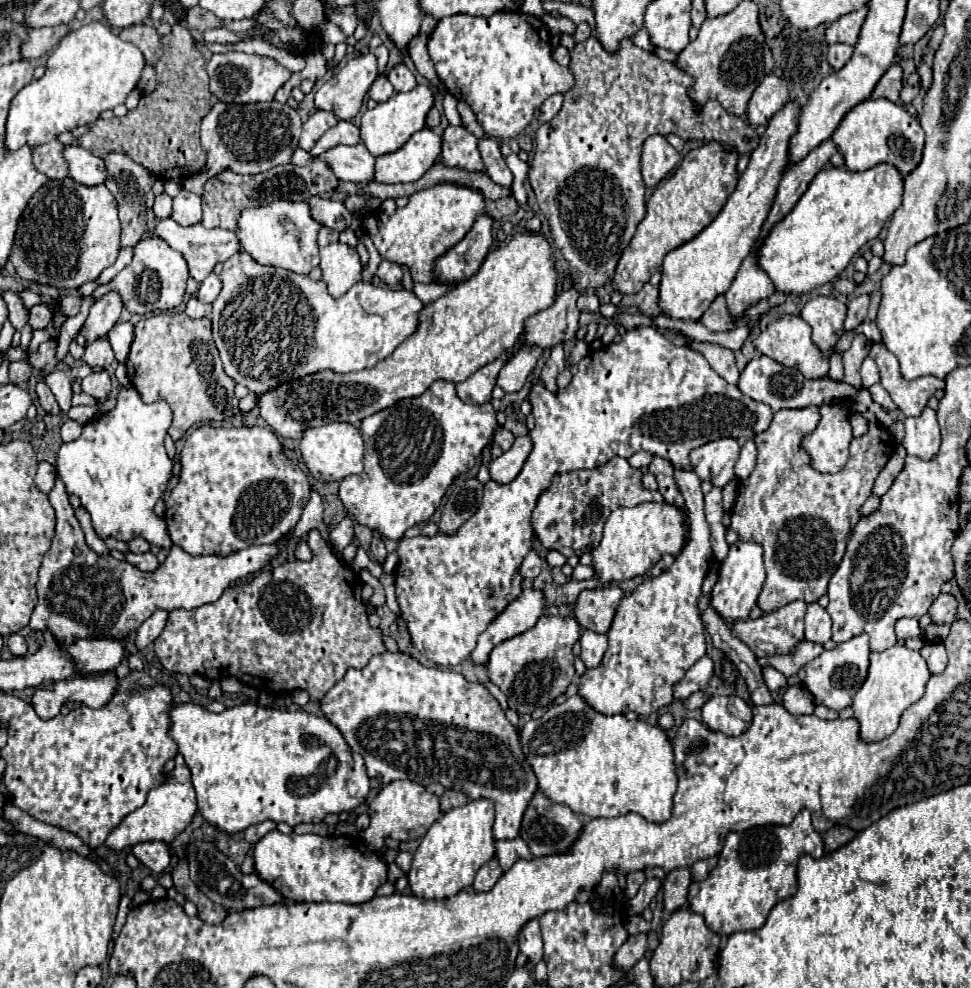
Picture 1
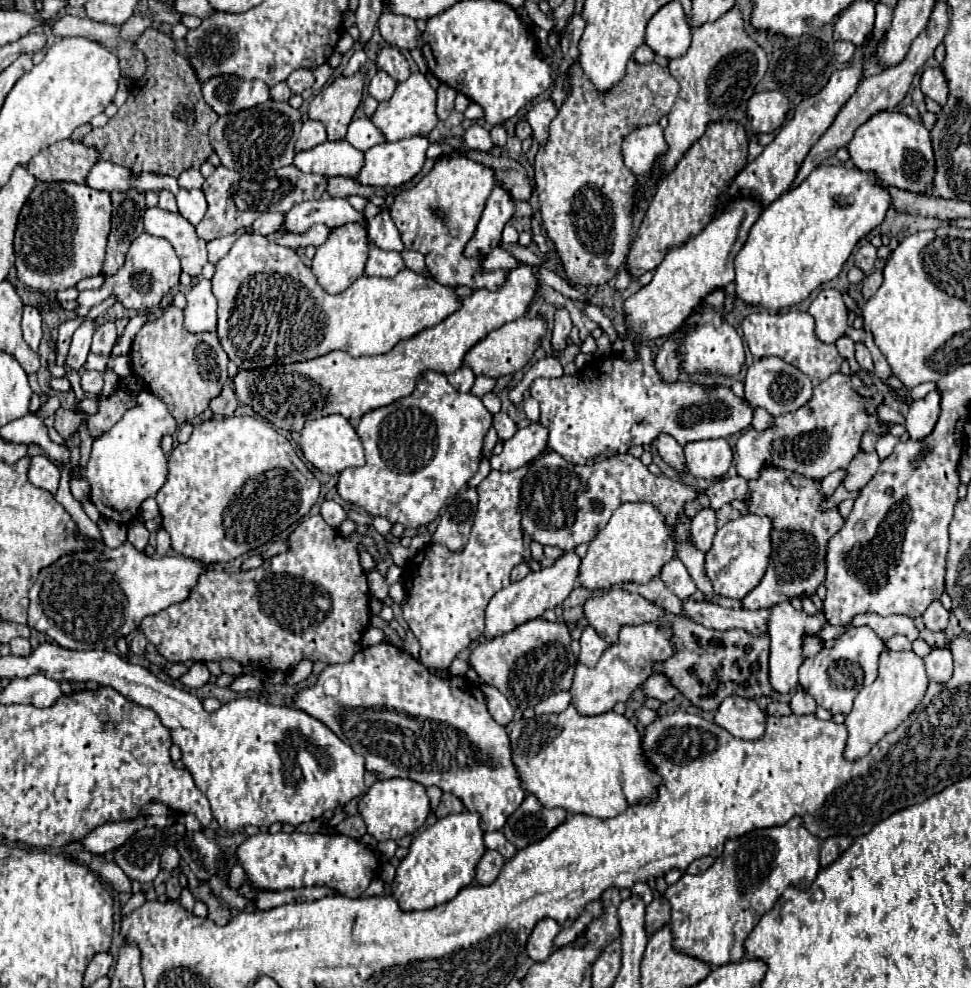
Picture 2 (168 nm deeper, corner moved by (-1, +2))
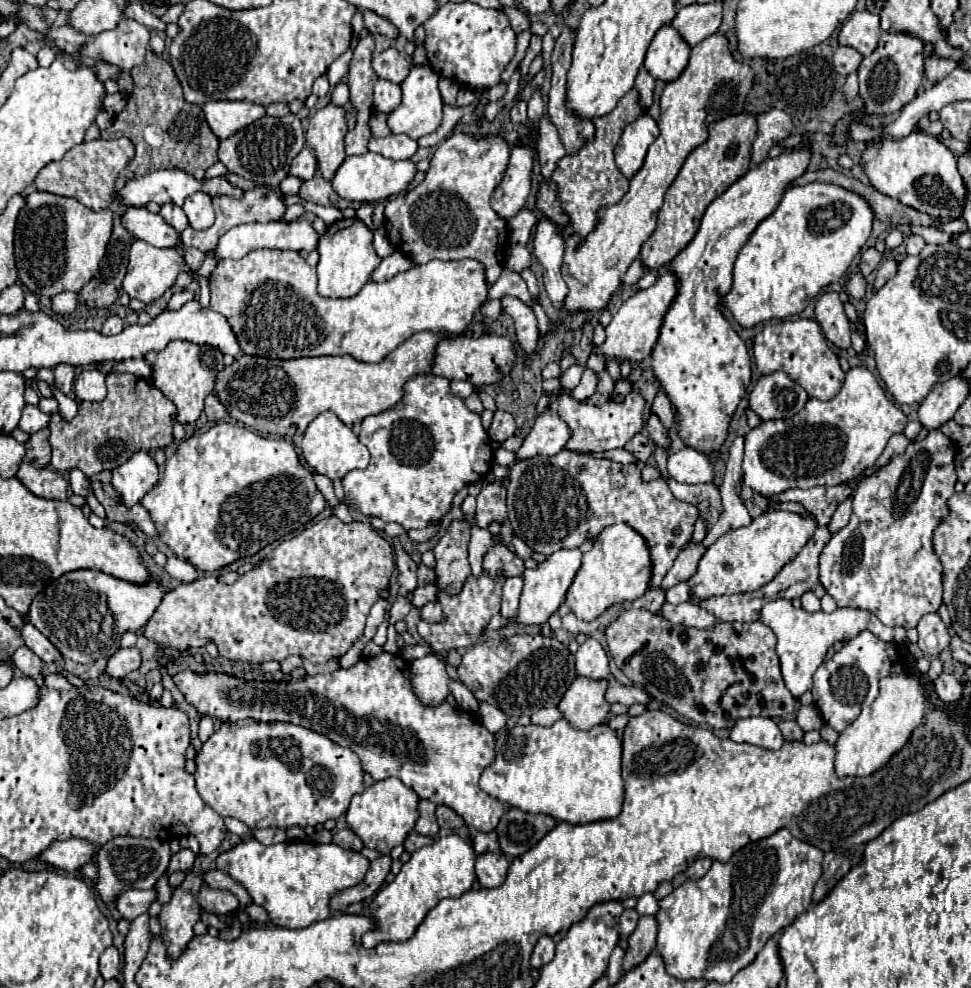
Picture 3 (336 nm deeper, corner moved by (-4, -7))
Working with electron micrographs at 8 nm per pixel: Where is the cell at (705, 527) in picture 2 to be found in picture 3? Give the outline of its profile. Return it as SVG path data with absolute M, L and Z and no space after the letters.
M692 542L688 544L680 554L678 558L674 560L674 566L668 570L668 574L664 576L662 580L662 588L668 590L670 586L678 584L678 582L686 582L690 576L696 574L696 568L698 568L698 562L700 558L704 556L706 552L706 546L702 542Z

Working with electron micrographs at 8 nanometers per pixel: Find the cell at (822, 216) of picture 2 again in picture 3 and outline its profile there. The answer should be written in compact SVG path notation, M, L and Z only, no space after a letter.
M824 182L790 186L784 192L776 212L762 220L748 242L742 246L734 262L734 284L730 294L724 296L724 306L732 312L736 322L746 328L772 318L788 318L800 314L808 306L810 298L814 298L822 288L840 280L840 276L852 264L854 256L866 244L872 232L872 222L874 212L870 204L856 192Z

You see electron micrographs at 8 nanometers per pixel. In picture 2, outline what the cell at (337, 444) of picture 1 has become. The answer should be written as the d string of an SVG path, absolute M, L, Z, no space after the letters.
M325 415L321 419L307 421L301 431L301 451L309 463L327 475L341 473L347 467L361 467L365 463L363 445L351 423L343 415Z

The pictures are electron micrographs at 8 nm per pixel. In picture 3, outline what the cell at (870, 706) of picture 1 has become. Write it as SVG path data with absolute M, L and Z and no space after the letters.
M900 672L894 676L886 676L880 680L880 694L872 706L866 706L860 716L840 732L836 740L836 774L842 776L870 776L878 768L882 768L892 752L898 752L912 730L920 724L920 720L930 708L930 700L924 692L924 684L914 672Z

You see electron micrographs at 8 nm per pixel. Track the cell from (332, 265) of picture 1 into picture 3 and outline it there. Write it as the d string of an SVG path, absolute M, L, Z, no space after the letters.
M342 218L328 226L328 232L318 242L318 294L324 298L352 298L370 280L372 272L380 264L380 258L372 246L372 230L358 218Z

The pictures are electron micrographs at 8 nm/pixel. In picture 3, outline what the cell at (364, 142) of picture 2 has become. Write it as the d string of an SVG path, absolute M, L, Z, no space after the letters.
M388 134L384 138L370 136L368 150L376 152L376 154L382 154L386 158L392 158L392 160L406 160L406 158L414 156L414 152L418 150L418 144L416 144L416 140L412 140L404 134L398 134L398 136Z

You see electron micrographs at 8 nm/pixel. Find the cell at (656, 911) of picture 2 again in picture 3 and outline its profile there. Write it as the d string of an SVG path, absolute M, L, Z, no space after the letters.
M642 916L638 922L636 932L630 936L630 948L624 954L624 970L632 970L640 962L648 958L650 952L656 948L656 936L658 936L658 922L656 916Z

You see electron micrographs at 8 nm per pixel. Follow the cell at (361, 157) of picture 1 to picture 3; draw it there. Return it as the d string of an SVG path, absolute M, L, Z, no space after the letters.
M286 176L286 178L280 182L280 190L282 190L286 196L290 196L290 194L298 194L302 182L304 182L304 180L300 180L298 176Z

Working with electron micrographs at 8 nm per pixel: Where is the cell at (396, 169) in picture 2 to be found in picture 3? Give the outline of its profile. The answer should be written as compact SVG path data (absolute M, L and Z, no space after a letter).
M366 152L362 156L348 156L344 164L338 168L336 176L332 178L334 190L350 202L376 202L382 198L388 198L392 194L400 194L406 190L406 186L414 180L418 168L414 160L390 160L374 152Z

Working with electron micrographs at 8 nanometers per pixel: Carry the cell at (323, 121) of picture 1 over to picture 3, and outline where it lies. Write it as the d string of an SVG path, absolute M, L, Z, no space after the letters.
M306 144L306 146L302 148L302 152L292 160L290 174L300 176L302 180L310 180L316 172L318 172L318 158L316 158L314 150Z

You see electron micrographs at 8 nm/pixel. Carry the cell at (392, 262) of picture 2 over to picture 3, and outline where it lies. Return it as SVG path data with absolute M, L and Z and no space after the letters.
M394 252L394 254L390 254L388 258L384 258L382 262L380 262L380 266L374 270L374 274L372 274L372 280L374 282L384 282L384 280L390 280L390 278L394 278L396 274L400 274L400 272L406 272L406 270L410 270L412 266L410 266L410 262L408 262L408 258L402 254L402 252Z

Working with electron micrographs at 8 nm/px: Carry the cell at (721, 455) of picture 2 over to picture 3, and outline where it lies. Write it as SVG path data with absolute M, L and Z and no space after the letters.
M682 448L668 458L668 474L682 484L702 484L714 480L710 456L696 448Z

